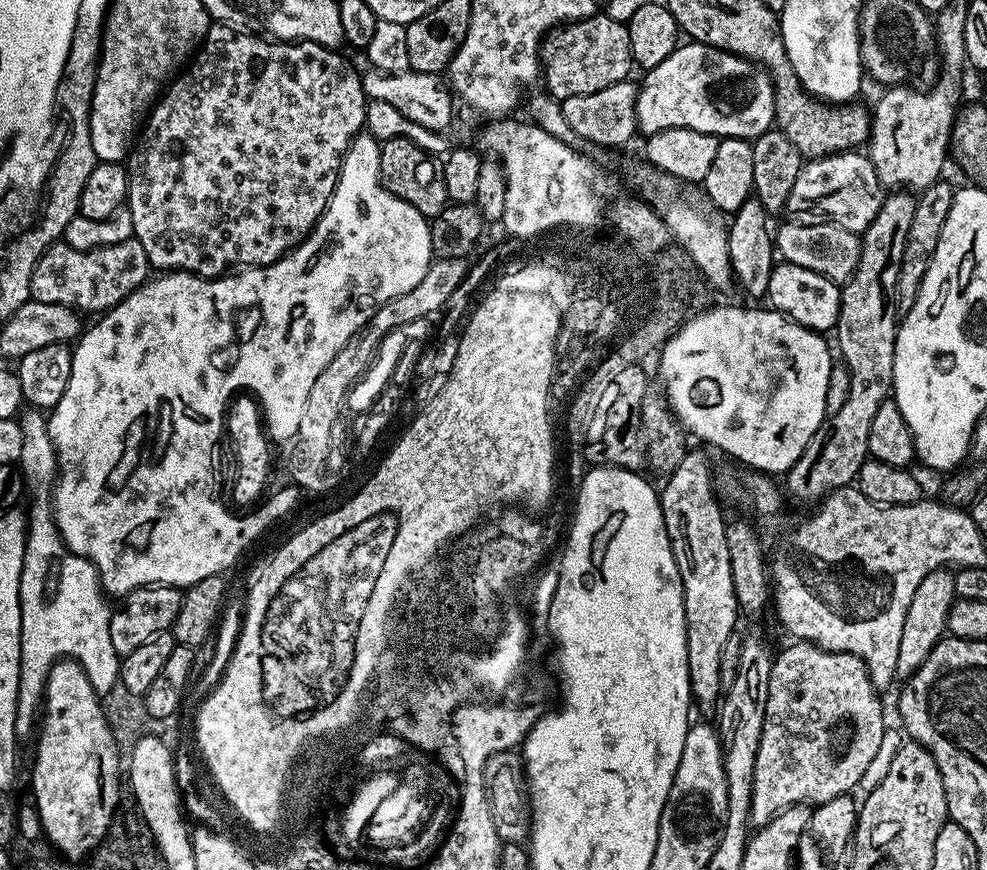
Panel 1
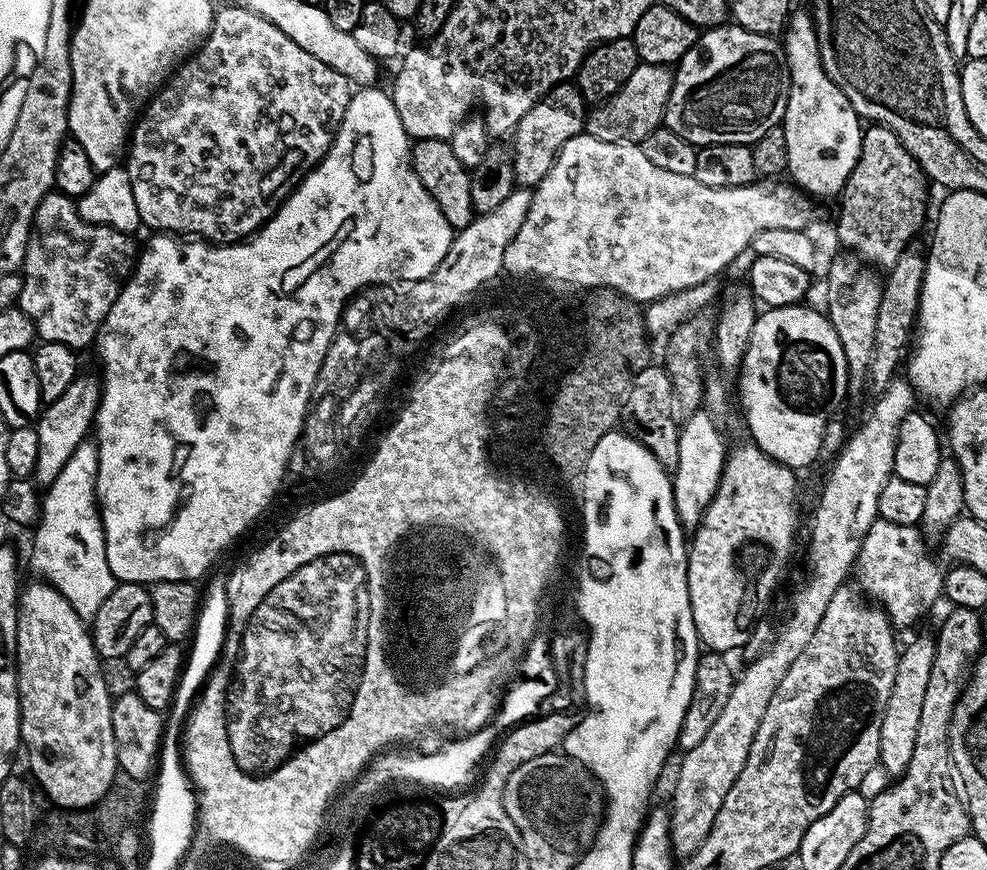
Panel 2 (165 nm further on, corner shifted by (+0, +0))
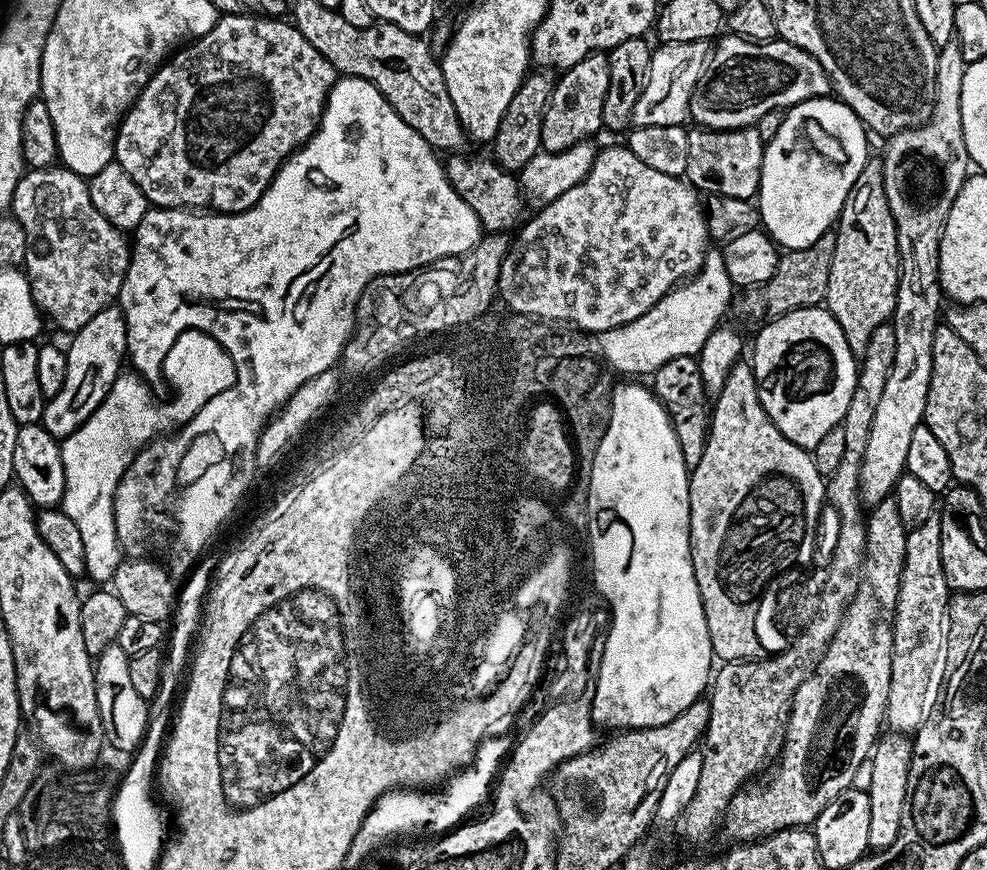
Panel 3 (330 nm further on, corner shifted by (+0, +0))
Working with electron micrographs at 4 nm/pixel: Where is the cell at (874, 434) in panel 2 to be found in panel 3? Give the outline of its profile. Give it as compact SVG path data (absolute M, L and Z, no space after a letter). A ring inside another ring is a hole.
M953 42L939 48L936 57L936 84L932 88L928 119L914 128L906 129L905 132L896 133L887 141L888 149L885 150L884 156L882 155L886 202L890 202L890 214L894 214L894 226L898 234L900 281L890 321L895 335L894 366L890 370L890 378L886 378L878 410L874 413L874 426L870 426L870 439L866 442L866 454L860 471L860 499L868 506L893 495L898 478L906 471L906 453L910 451L910 438L924 418L926 398L930 390L934 334L942 320L940 243L946 218L950 214L950 206L954 206L954 198L958 198L970 175L968 151L962 138L962 74L966 67L962 50L959 44Z

